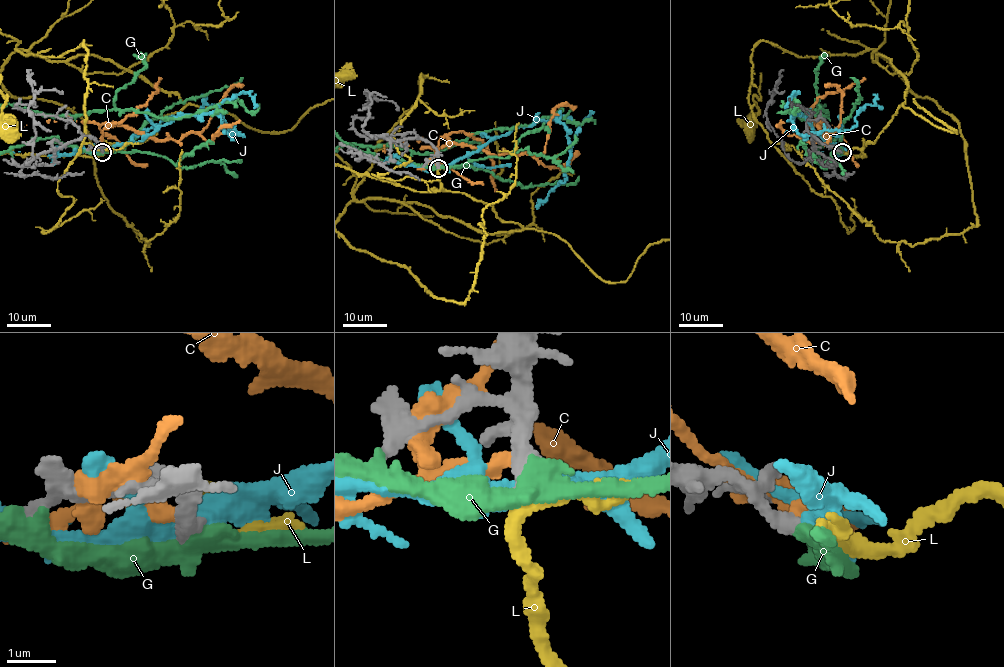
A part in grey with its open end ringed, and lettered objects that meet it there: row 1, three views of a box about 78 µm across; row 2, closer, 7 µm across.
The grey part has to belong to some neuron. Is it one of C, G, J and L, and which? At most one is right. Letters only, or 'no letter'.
L

